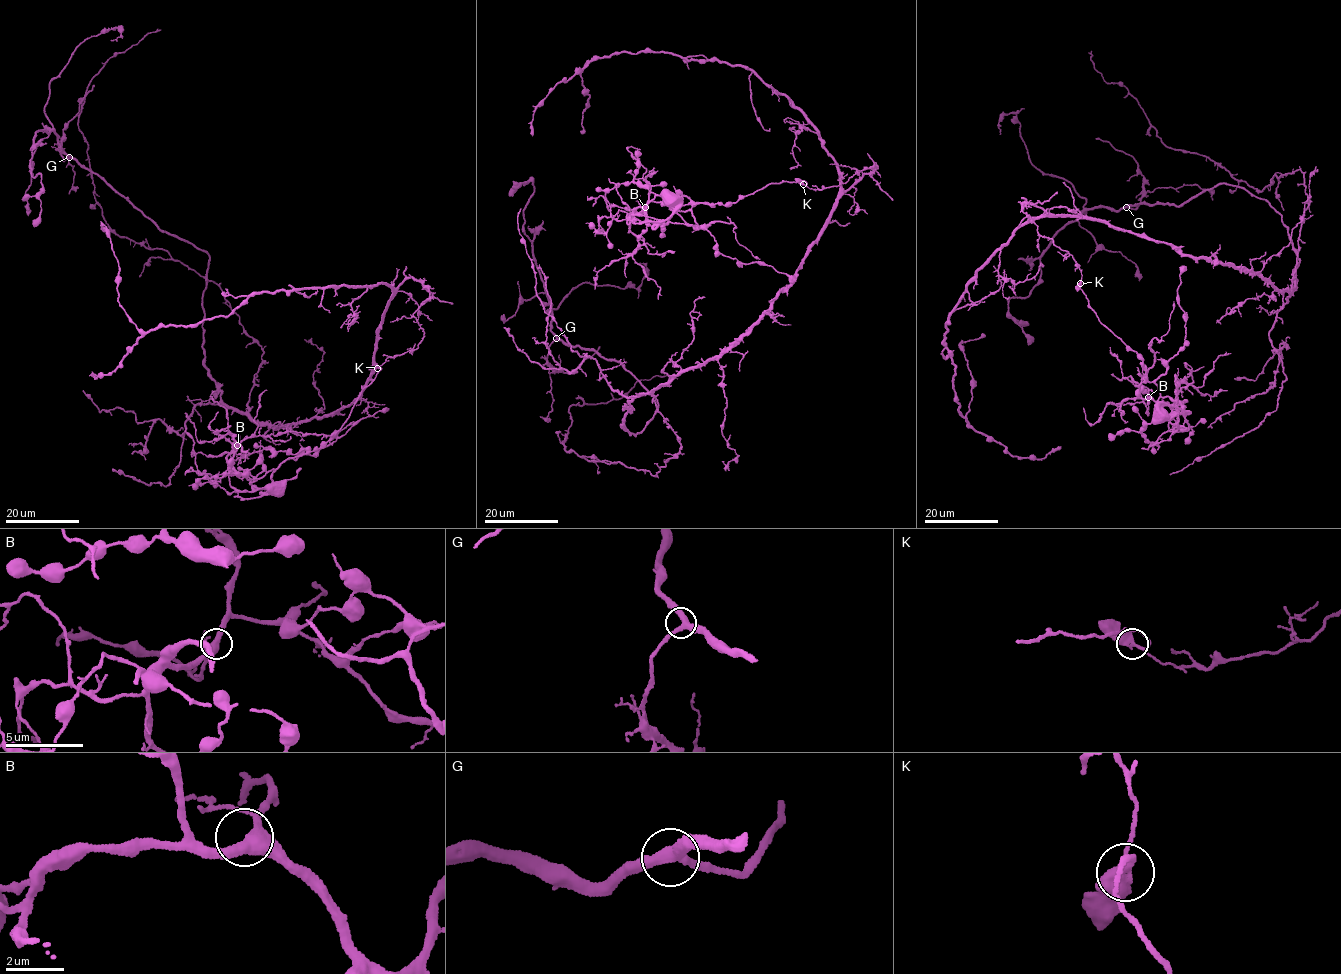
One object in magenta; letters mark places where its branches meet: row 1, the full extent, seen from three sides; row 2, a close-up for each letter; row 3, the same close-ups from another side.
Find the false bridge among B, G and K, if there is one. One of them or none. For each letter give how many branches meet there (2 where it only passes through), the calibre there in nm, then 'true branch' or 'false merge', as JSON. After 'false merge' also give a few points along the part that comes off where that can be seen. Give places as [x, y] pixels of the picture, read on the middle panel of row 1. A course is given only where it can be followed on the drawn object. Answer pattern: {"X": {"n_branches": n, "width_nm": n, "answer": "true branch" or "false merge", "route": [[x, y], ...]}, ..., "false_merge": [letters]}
{"B": {"n_branches": 3, "width_nm": 420, "answer": "true branch"}, "G": {"n_branches": 3, "width_nm": 340, "answer": "true branch"}, "K": {"n_branches": 3, "width_nm": 360, "answer": "false merge", "route": [[803, 184], [682, 211], [658, 196], [646, 216], [633, 211], [662, 201], [691, 225], [731, 223], [759, 259]]}, "false_merge": ["K"]}

